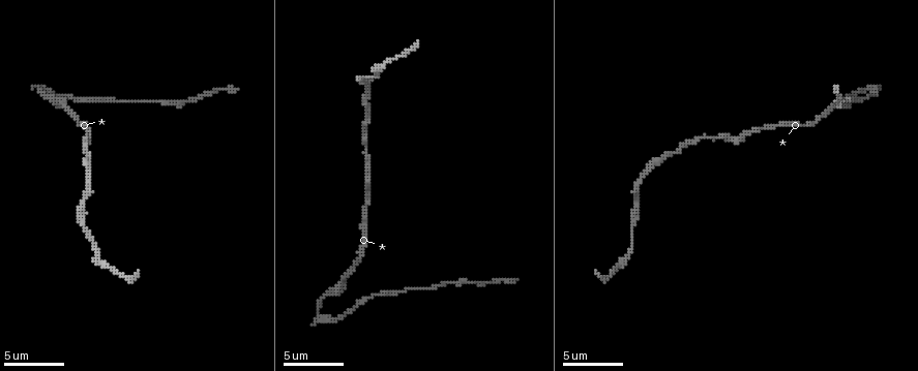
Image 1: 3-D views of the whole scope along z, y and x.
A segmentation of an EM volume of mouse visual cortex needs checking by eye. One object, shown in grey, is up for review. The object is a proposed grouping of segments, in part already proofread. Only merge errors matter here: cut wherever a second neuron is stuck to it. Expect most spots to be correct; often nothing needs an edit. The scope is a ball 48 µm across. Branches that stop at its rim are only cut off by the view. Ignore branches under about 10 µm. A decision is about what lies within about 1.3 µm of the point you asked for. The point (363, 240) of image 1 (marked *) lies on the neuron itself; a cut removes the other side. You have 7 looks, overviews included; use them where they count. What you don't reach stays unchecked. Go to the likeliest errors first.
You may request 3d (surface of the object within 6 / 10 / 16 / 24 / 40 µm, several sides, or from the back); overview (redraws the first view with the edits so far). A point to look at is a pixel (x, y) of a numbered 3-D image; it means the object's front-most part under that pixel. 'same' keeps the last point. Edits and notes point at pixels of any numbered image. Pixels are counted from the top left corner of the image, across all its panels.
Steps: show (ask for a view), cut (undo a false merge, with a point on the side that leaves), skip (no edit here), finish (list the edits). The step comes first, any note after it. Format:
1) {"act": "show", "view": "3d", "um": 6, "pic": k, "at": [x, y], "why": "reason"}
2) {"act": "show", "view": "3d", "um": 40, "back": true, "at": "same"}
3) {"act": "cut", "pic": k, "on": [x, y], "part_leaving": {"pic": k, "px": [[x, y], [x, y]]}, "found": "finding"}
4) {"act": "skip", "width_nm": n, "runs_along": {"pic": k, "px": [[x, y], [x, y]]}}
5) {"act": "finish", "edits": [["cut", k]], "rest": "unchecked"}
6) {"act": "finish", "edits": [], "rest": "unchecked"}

{"act": "show", "view": "3d", "um": 16, "pic": 1, "at": [363, 77], "why": "sudden change in width"}

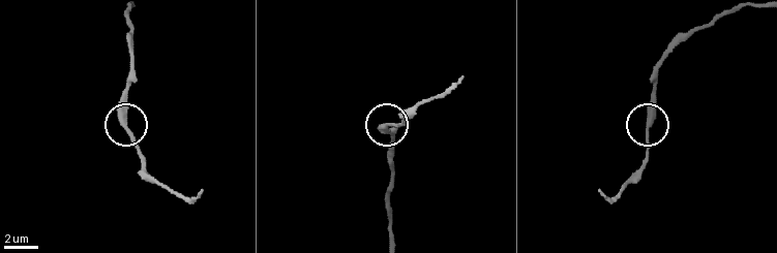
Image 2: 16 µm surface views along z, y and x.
{"act": "skip", "runs_along": {"pic": 2, "px": [[390, 238], [390, 133], [386, 125], [406, 125]]}, "found": "all the same neuron"}

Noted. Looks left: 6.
{"act": "show", "view": "3d", "um": 16, "pic": 1, "at": [367, 148]}

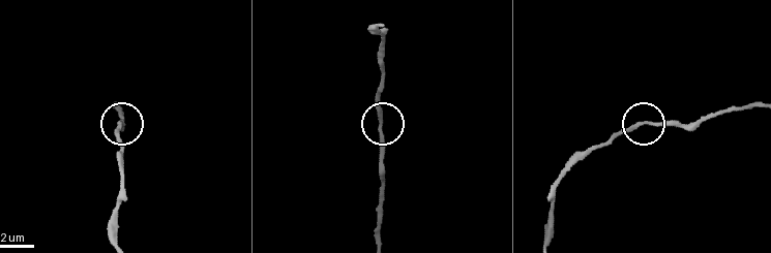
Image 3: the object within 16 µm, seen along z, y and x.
{"act": "skip", "runs_along": {"pic": 3, "px": [[377, 234], [381, 200], [381, 90]]}, "found": "continuous, no second neuron"}

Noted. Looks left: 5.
{"act": "show", "view": "3d", "um": 10, "pic": 1, "at": [64, 107], "why": "sudden change in width"}

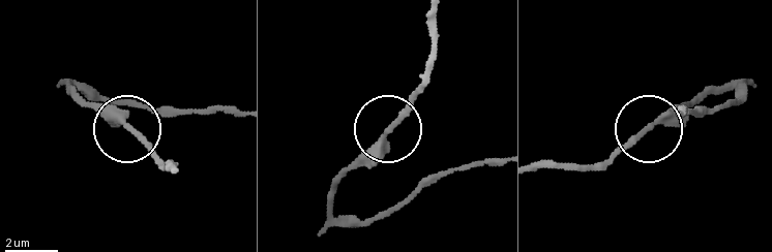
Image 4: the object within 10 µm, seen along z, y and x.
{"act": "show", "view": "3d", "um": 10, "back": true, "pic": 4, "at": [395, 126]}

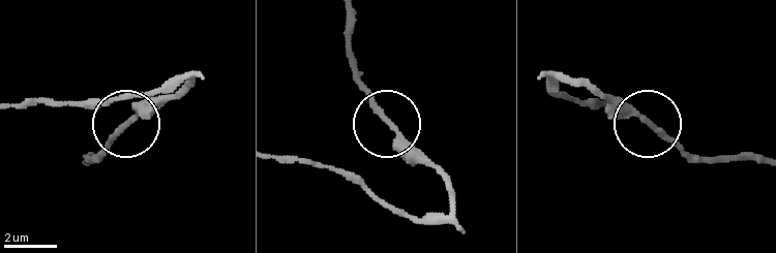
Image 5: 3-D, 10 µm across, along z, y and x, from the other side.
{"act": "skip", "width_nm": 200, "runs_along": {"pic": 5, "px": [[724, 160], [686, 156], [595, 89]]}, "found": "continuous, no second neuron"}

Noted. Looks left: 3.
{"act": "finish", "edits": [], "rest": "unchecked"}

